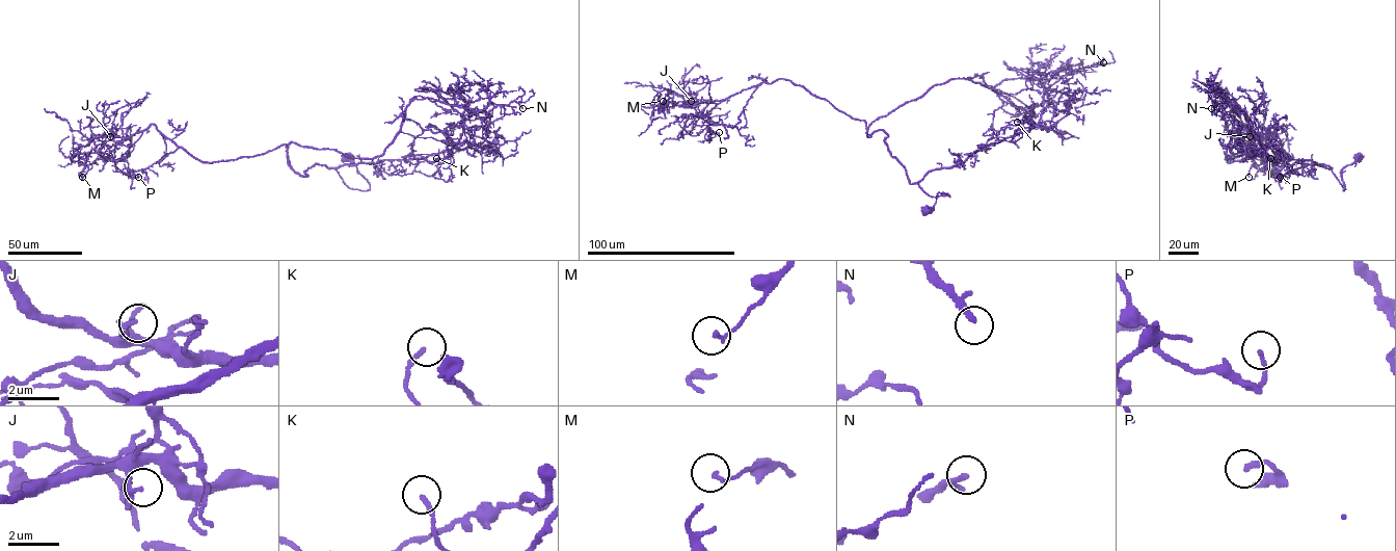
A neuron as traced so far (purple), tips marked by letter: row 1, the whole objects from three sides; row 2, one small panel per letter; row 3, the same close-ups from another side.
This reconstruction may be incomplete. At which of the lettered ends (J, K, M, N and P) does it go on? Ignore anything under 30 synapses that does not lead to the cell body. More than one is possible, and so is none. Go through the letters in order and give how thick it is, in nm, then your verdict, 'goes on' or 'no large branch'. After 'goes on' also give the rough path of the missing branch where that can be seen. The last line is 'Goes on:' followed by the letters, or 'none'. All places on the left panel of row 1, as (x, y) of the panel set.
J: 220 nm thick; no large branch
K: 180 nm thick; no large branch
M: 150 nm thick; no large branch
N: 200 nm thick; no large branch
P: 160 nm thick; no large branch
Goes on: none

